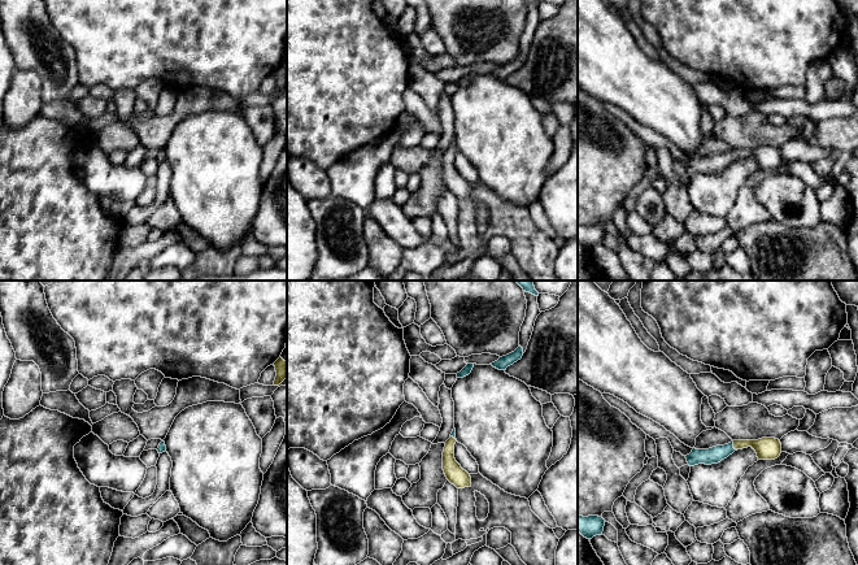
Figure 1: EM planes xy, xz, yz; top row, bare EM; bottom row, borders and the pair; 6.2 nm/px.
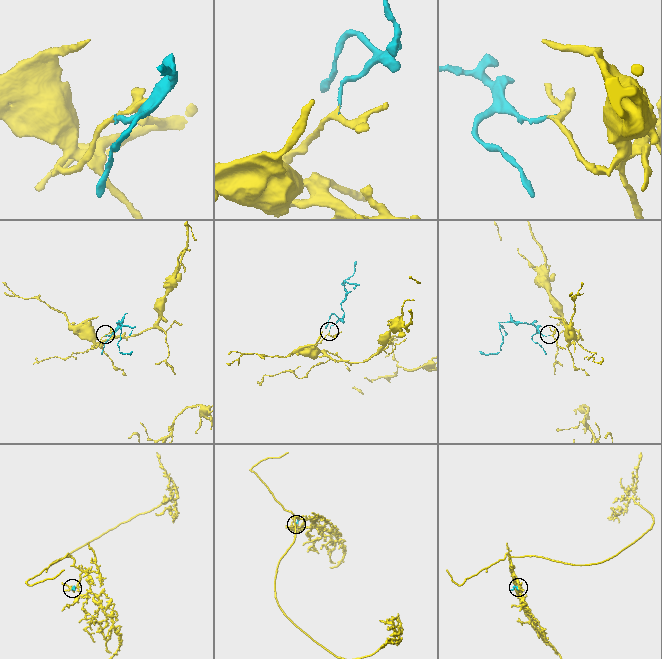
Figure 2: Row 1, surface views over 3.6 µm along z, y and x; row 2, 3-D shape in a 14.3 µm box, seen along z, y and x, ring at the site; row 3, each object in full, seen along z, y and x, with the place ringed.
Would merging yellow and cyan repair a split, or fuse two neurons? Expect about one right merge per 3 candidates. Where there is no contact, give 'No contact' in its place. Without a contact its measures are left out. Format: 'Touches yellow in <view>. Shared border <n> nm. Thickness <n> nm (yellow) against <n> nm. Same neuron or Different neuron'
Touches yellow in yz. Shared border 60 nm. Thickness 140 nm (yellow) against 100 nm. Same neuron

